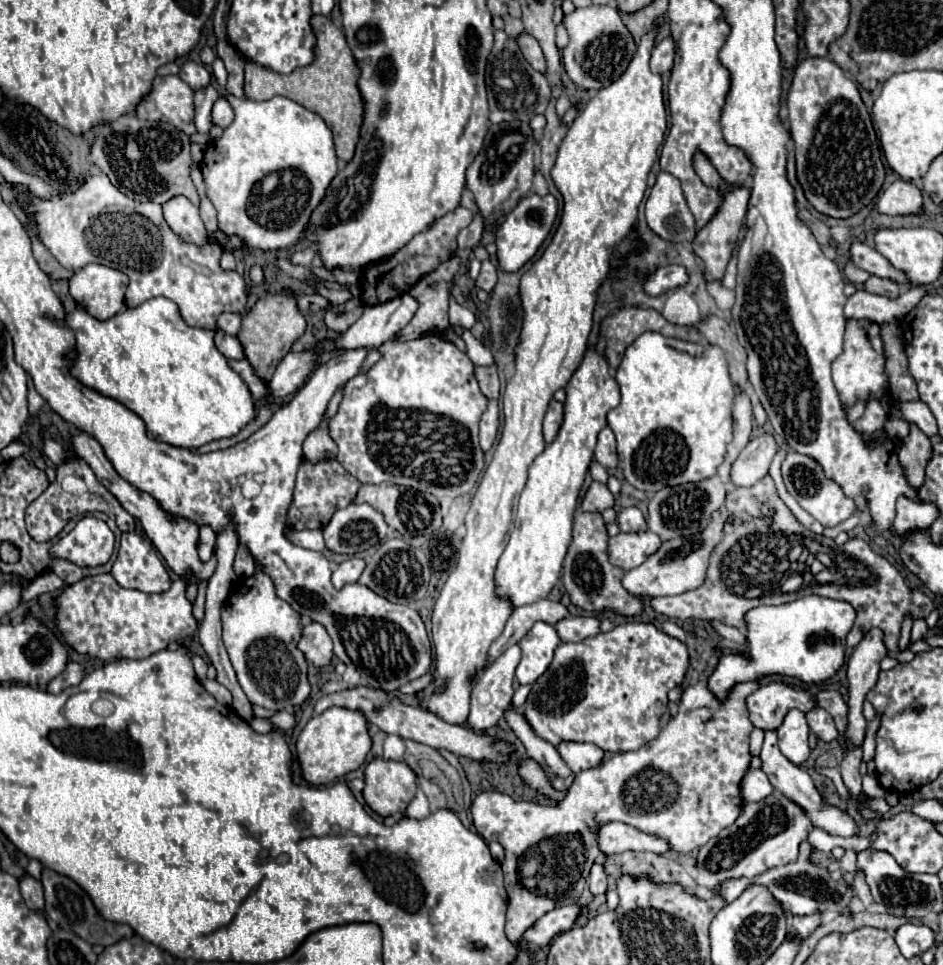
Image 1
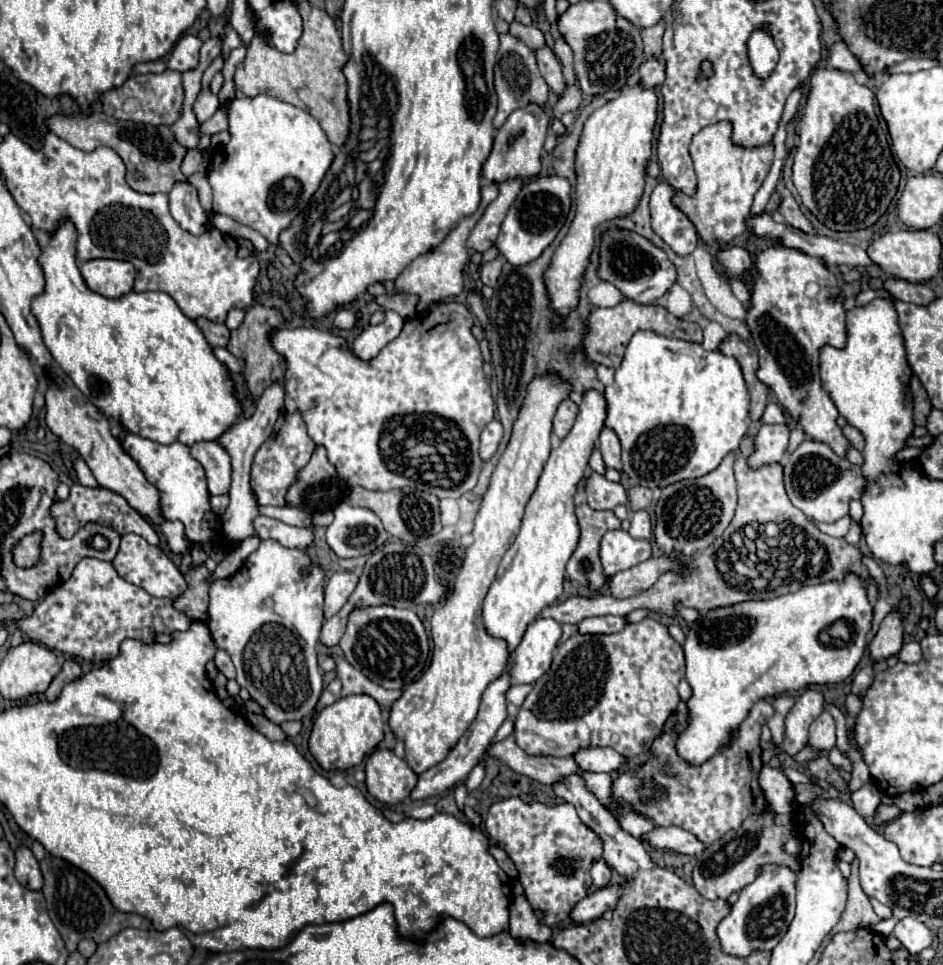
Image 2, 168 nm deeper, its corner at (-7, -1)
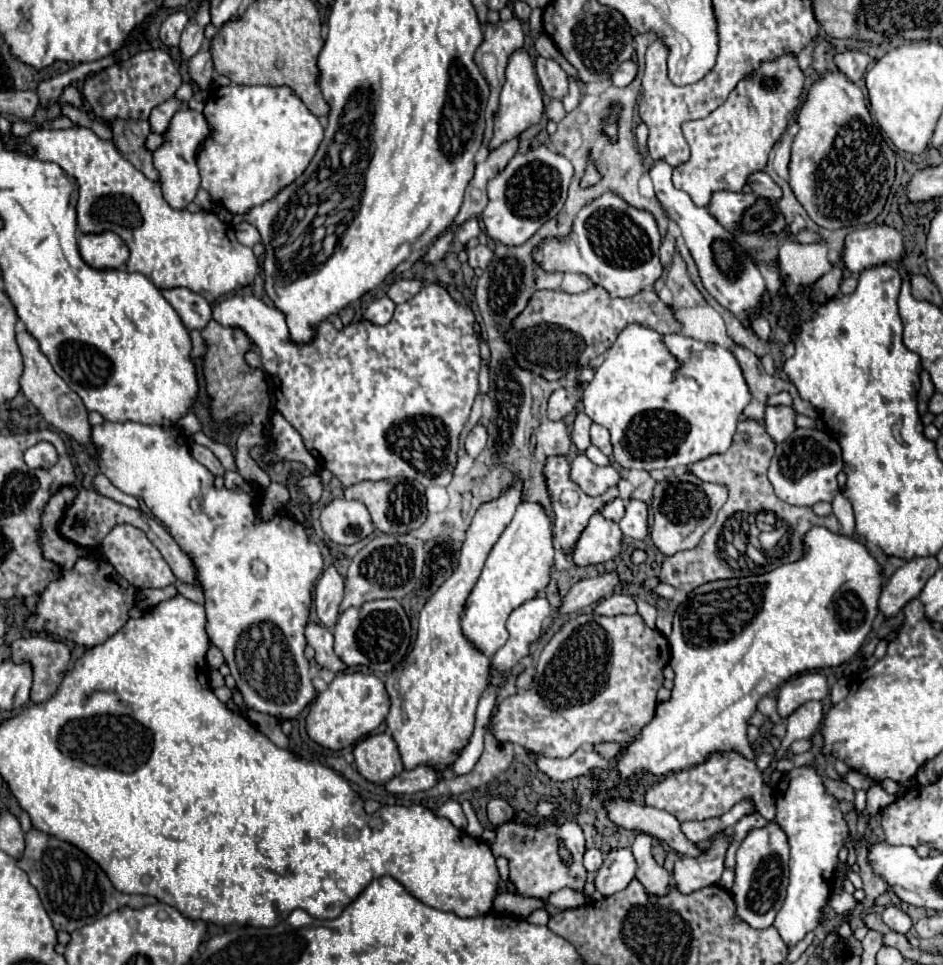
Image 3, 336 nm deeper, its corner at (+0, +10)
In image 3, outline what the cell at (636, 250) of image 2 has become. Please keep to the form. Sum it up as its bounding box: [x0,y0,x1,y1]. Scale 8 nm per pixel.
[534,193,662,297]

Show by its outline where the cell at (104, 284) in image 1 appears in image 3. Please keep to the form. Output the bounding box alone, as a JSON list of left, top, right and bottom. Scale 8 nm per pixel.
[78,231,130,269]

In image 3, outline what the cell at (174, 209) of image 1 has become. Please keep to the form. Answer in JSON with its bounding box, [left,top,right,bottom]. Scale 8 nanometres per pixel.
[154,107,210,211]

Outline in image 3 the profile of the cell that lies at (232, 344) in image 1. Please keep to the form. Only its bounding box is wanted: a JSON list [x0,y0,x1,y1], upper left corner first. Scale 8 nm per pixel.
[162,287,212,331]

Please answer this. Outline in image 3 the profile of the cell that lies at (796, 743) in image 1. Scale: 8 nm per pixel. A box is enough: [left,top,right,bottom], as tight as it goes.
[778,673,828,719]

